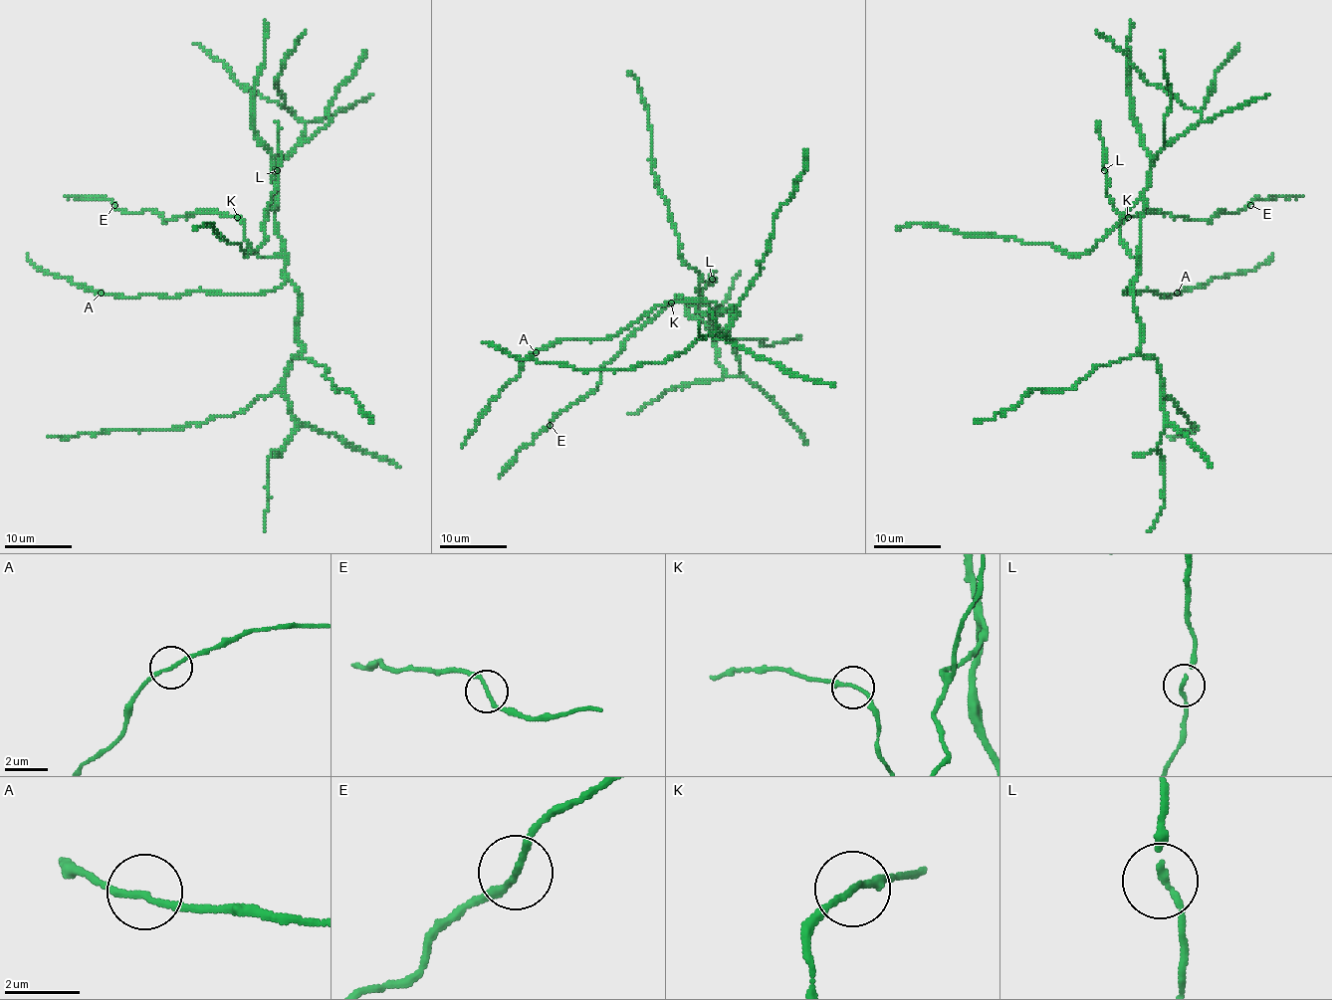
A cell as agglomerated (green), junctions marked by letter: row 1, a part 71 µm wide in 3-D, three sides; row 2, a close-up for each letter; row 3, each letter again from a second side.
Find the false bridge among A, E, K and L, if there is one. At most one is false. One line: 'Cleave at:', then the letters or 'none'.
Cleave at: none

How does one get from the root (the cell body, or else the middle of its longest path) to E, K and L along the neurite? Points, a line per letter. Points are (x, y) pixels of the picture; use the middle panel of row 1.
E: (725, 309), (698, 312), (680, 295), (603, 365), (596, 389), (557, 413), (550, 425)
K: (725, 309), (720, 312), (698, 312), (680, 295), (671, 302)
L: (725, 309), (710, 316), (712, 319), (712, 311), (700, 300), (705, 286), (712, 279)

